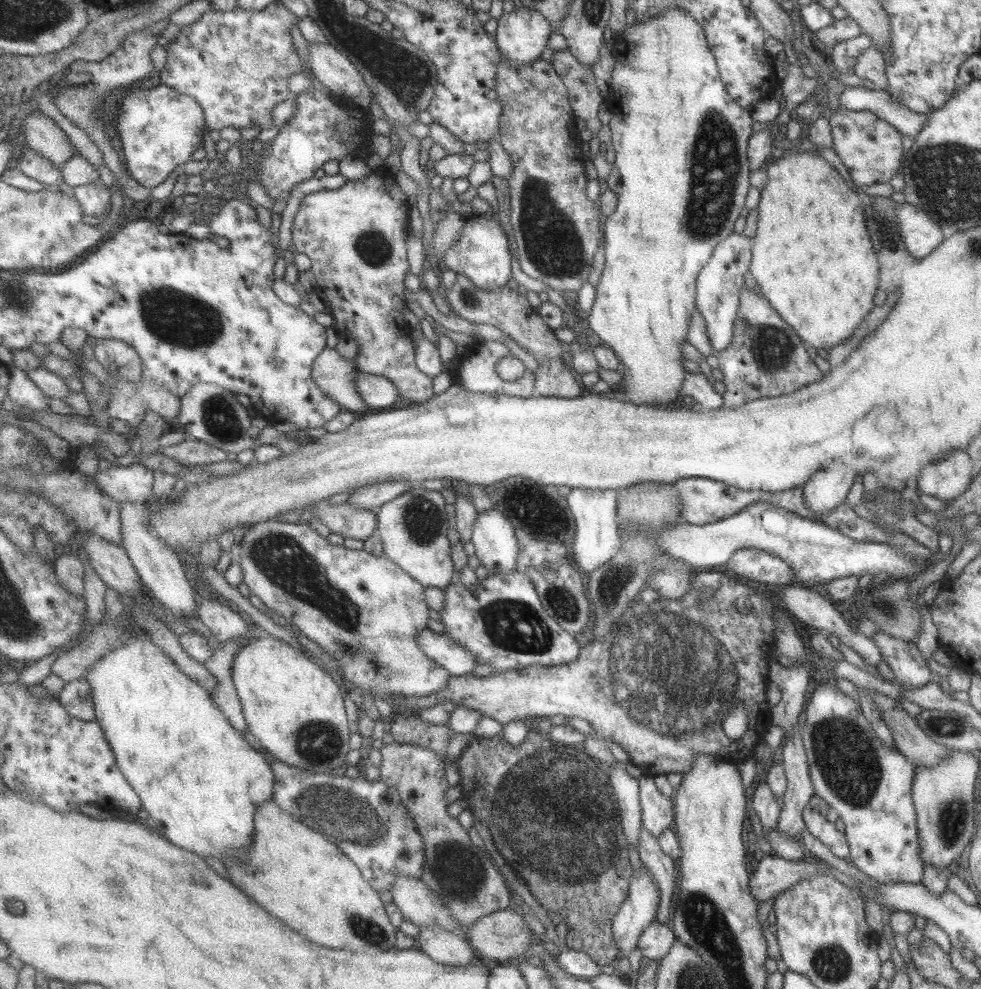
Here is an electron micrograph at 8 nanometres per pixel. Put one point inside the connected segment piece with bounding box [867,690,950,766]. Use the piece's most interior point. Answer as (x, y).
(909, 739)

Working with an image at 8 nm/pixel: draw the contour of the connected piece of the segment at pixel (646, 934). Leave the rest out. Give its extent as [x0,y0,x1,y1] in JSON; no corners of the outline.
[636,920,675,961]

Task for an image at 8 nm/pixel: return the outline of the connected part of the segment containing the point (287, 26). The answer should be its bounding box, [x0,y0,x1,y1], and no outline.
[160,2,308,131]

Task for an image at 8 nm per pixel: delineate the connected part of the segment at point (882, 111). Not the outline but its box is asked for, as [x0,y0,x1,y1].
[839,85,928,138]

